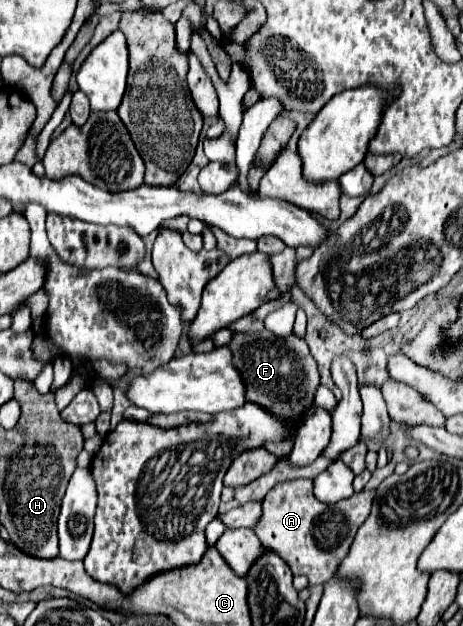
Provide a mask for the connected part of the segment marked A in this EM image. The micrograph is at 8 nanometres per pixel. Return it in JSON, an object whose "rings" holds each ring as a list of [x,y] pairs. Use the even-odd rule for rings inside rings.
{"rings":[[[312,479],[278,483],[262,501],[262,517],[254,533],[268,551],[274,551],[290,567],[292,575],[306,575],[310,585],[322,585],[334,577],[348,555],[358,527],[368,519],[376,491],[364,489],[340,503],[320,503],[312,493]]]}

